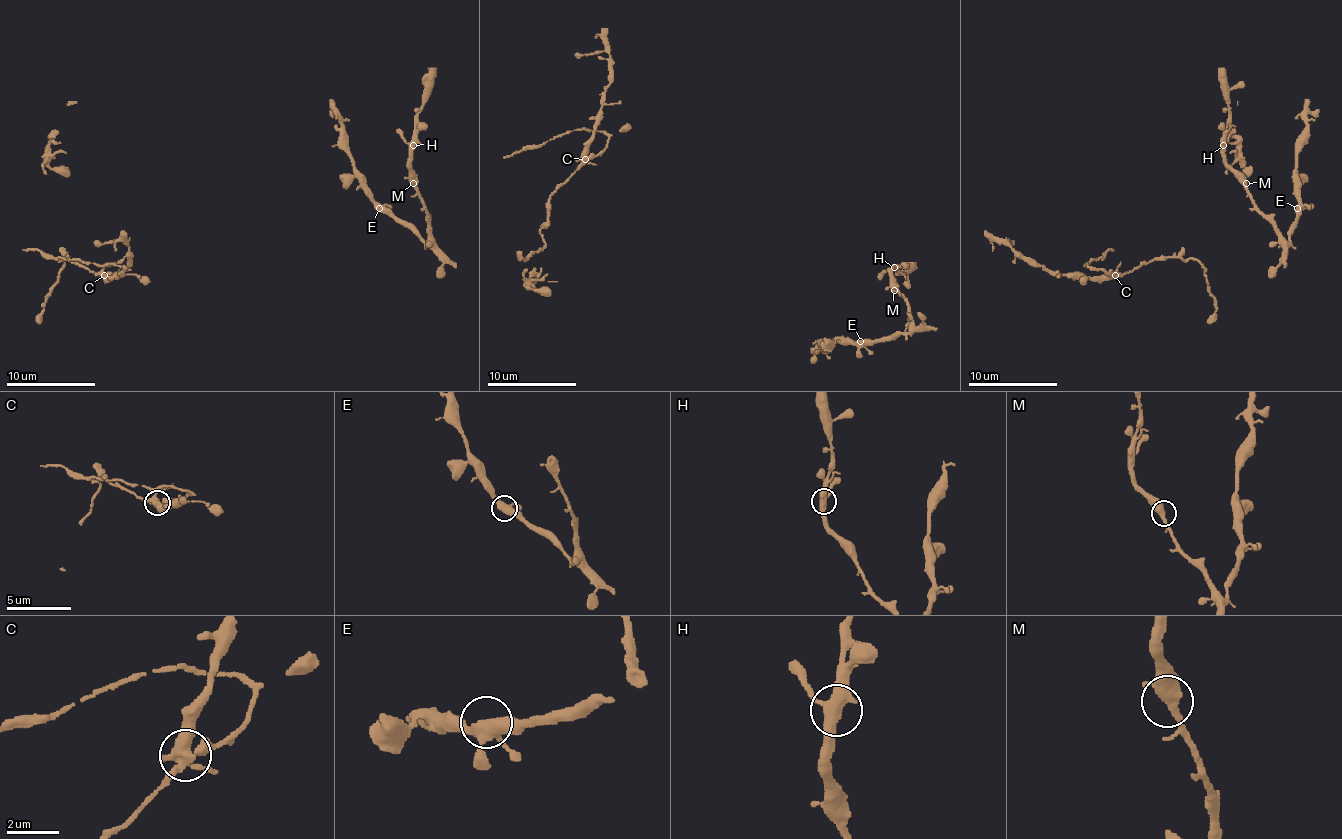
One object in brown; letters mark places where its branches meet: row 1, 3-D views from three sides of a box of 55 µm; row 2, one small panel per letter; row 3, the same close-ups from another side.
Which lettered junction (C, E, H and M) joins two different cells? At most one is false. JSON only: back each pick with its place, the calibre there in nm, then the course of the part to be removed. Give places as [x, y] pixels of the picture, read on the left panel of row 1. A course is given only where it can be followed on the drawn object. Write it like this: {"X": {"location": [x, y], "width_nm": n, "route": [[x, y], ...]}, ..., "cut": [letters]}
{"C": {"location": [104, 275], "width_nm": 440, "route": [[103, 275], [121, 275], [128, 266], [125, 243], [94, 241]]}, "cut": ["C"]}

